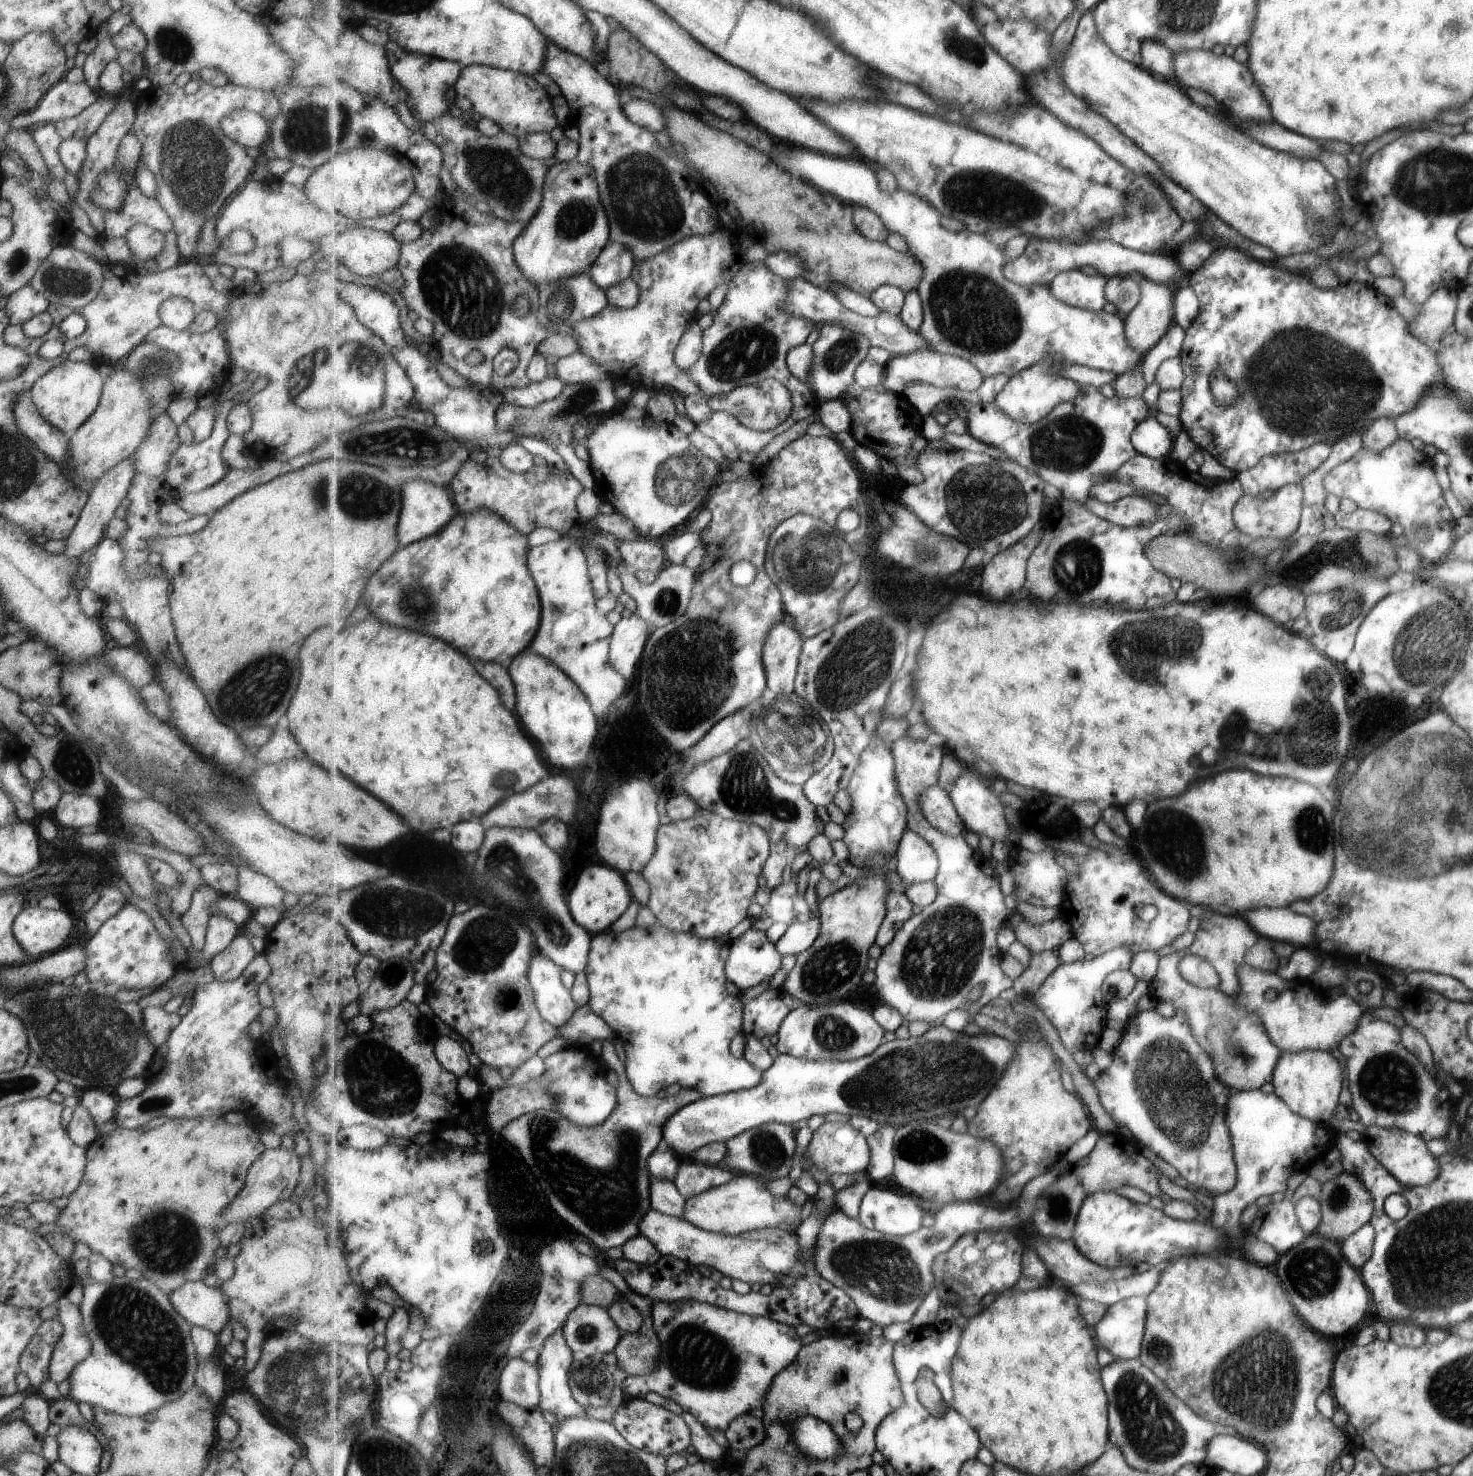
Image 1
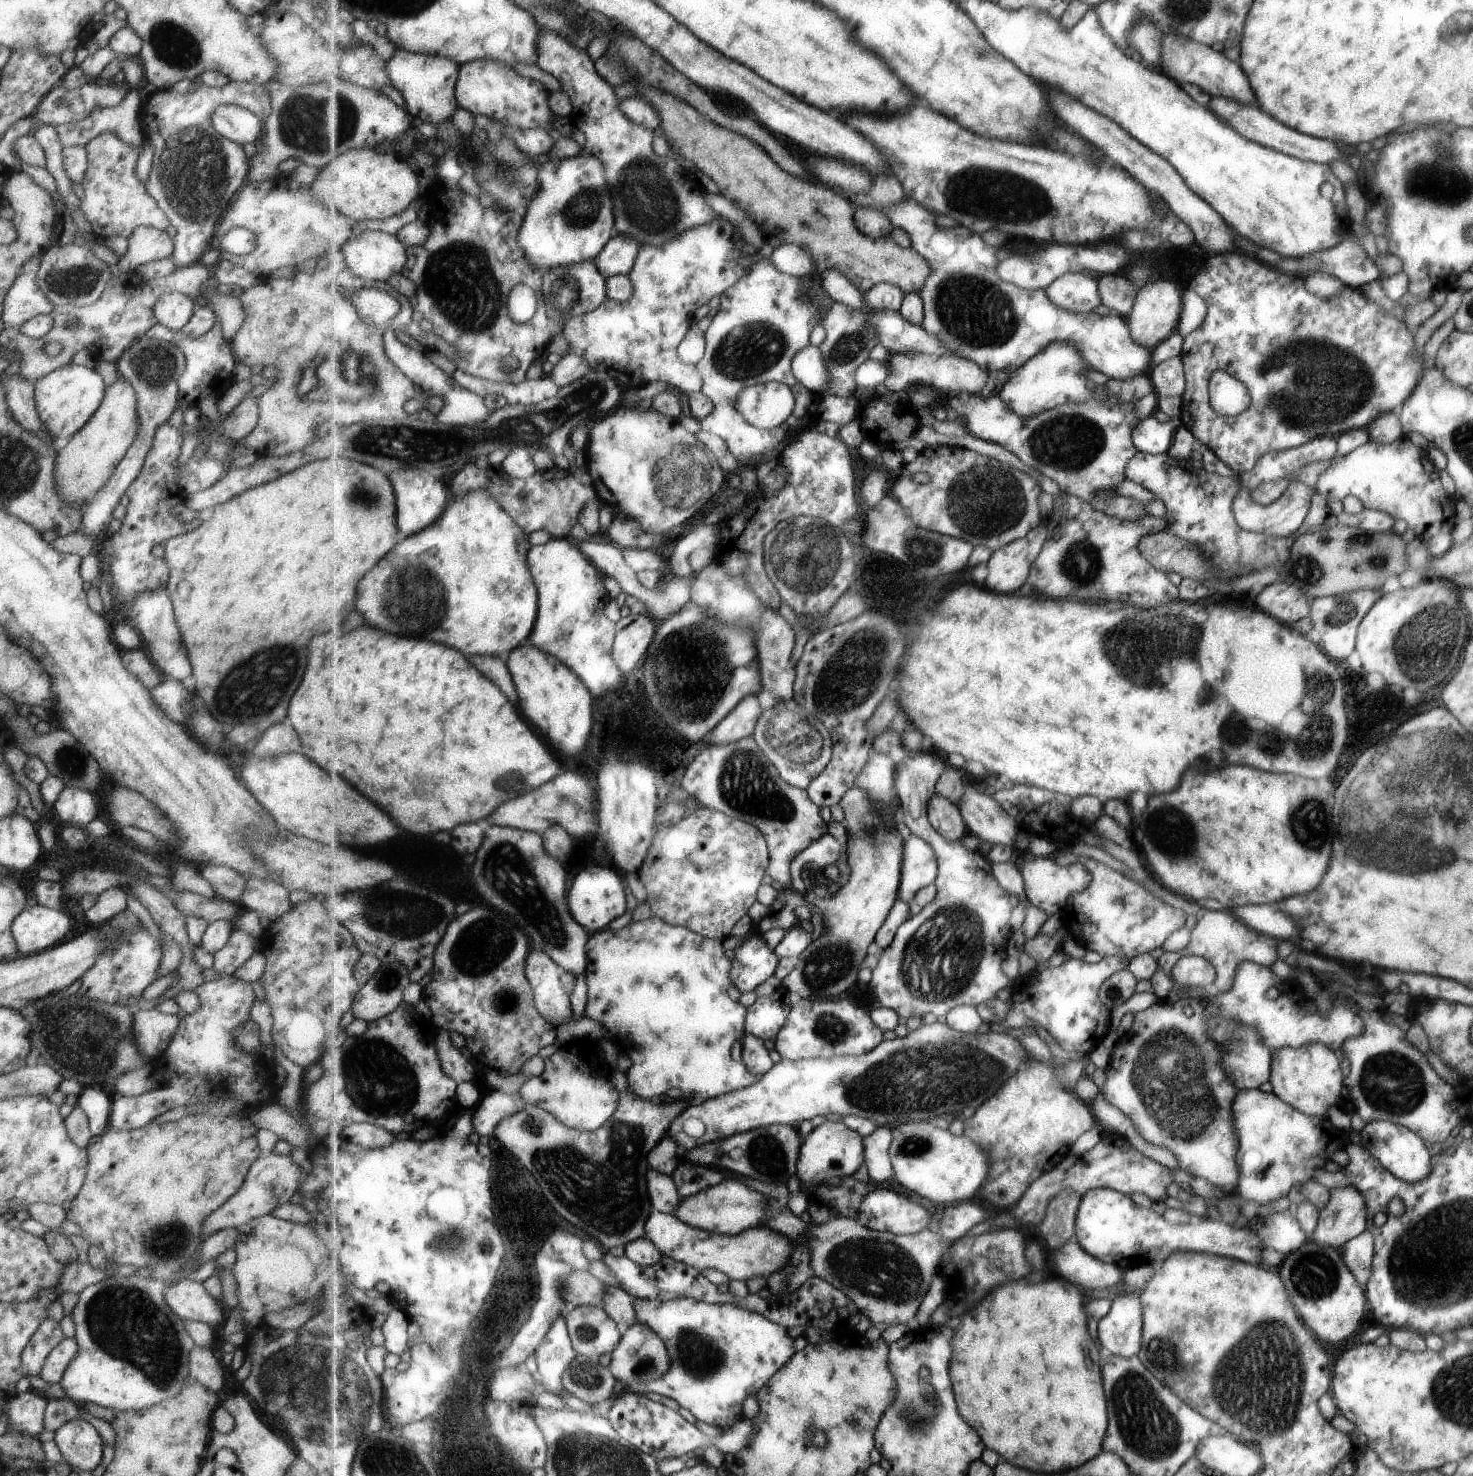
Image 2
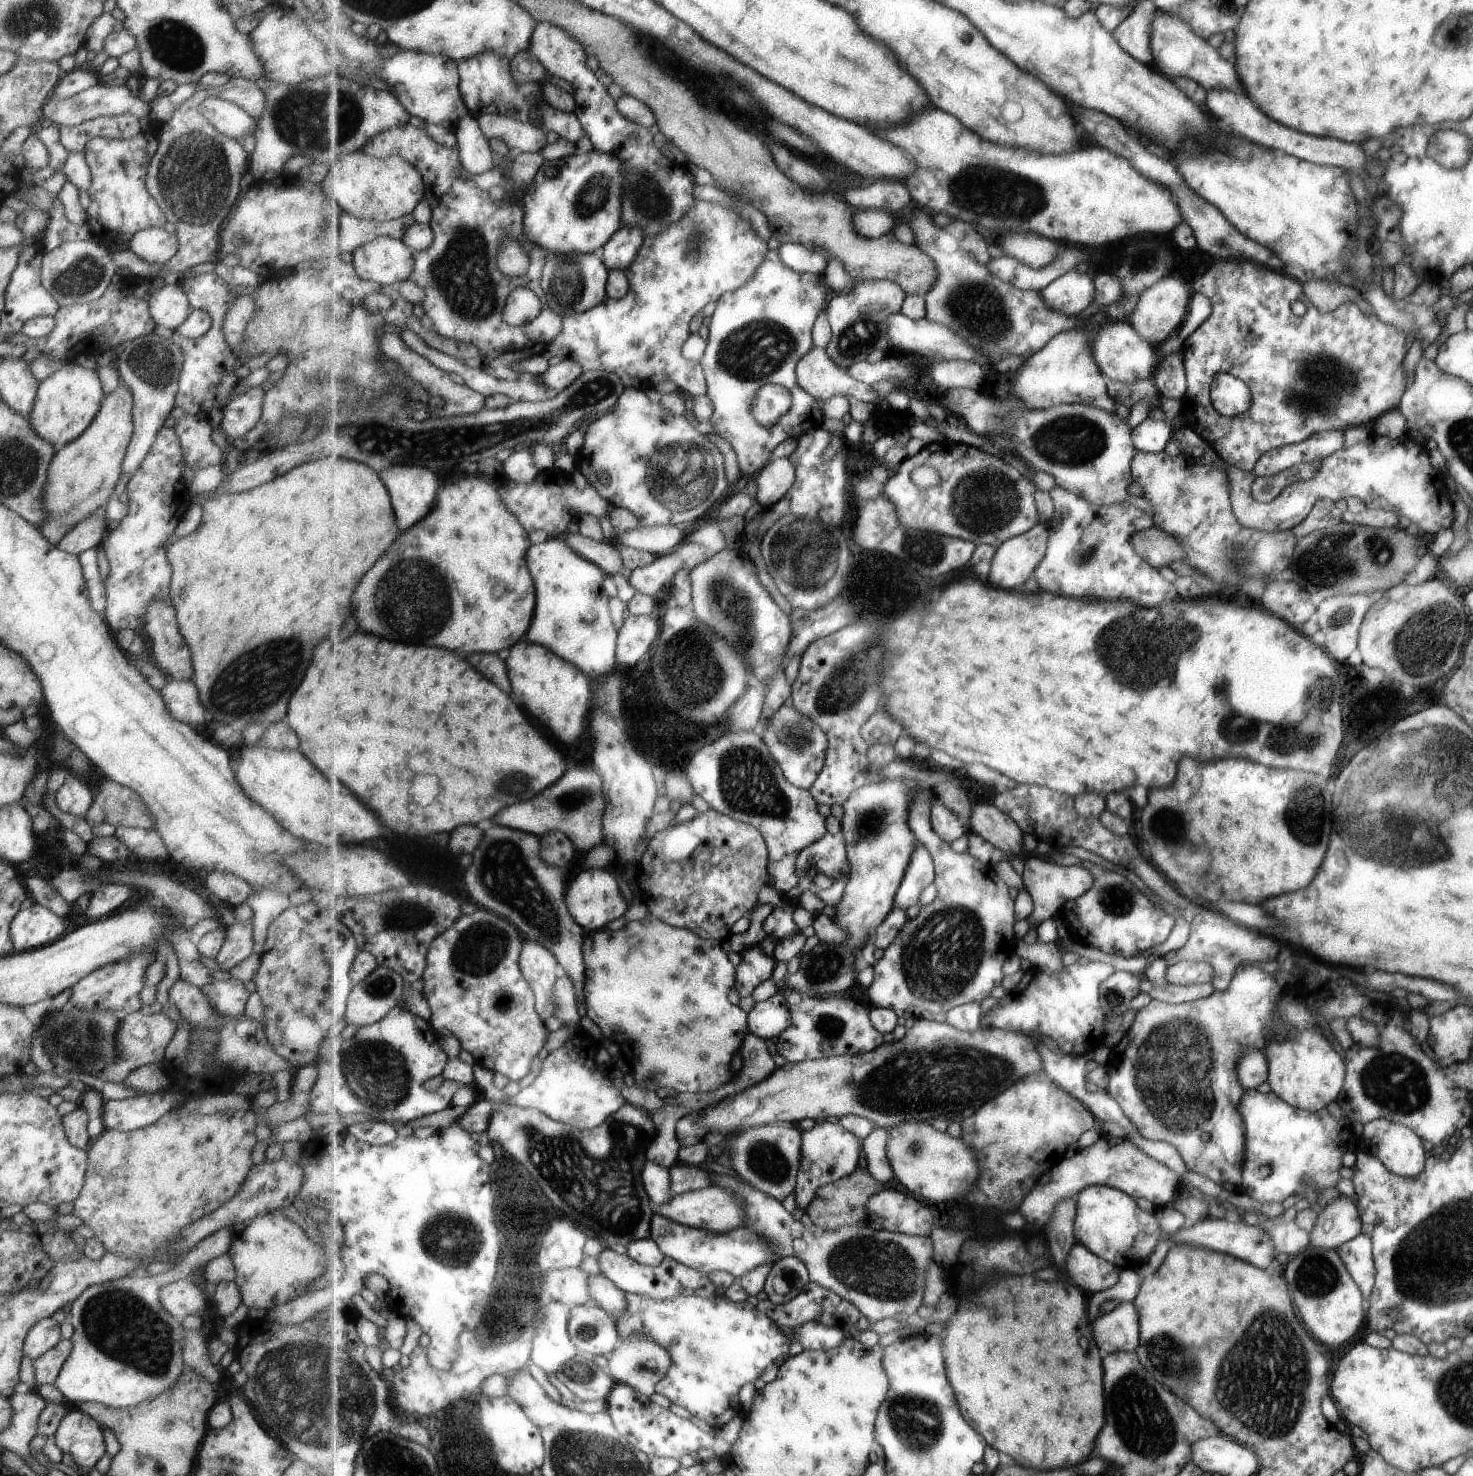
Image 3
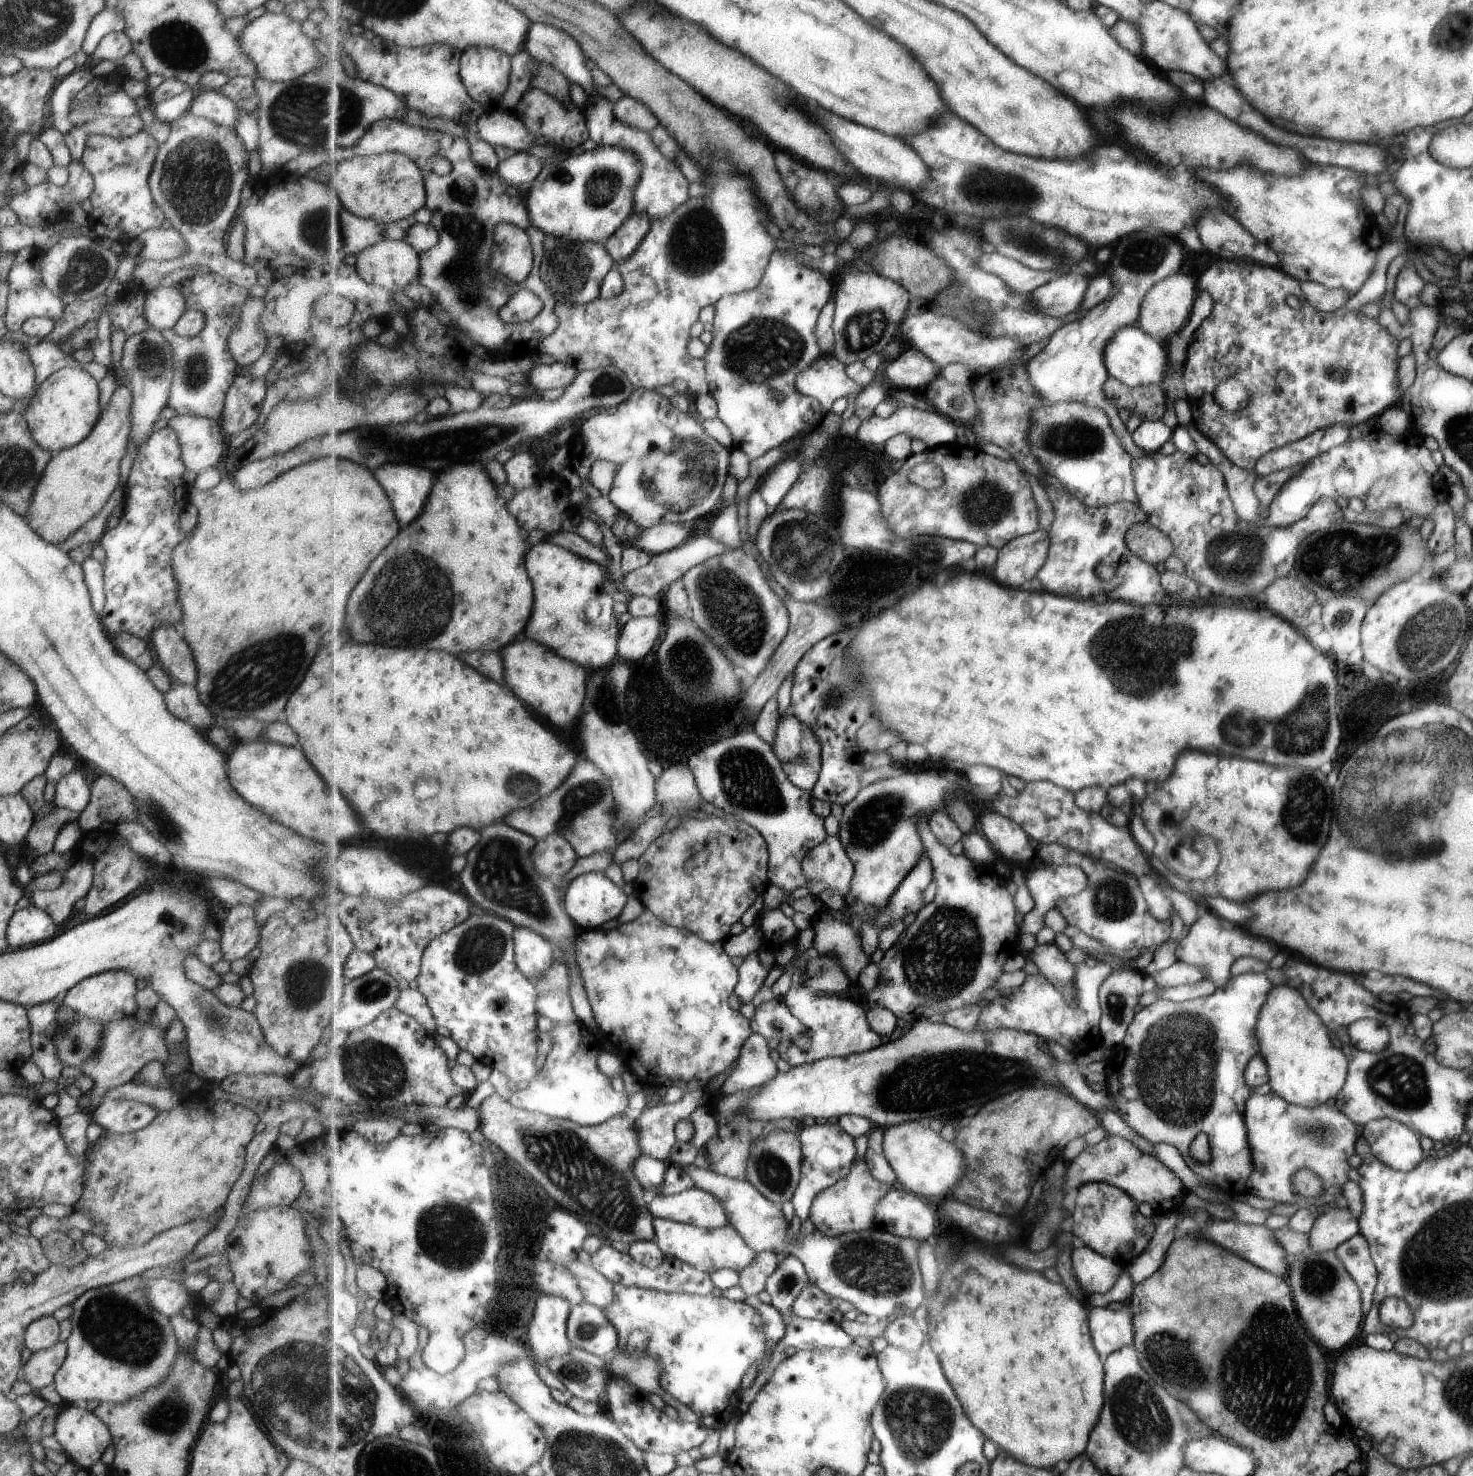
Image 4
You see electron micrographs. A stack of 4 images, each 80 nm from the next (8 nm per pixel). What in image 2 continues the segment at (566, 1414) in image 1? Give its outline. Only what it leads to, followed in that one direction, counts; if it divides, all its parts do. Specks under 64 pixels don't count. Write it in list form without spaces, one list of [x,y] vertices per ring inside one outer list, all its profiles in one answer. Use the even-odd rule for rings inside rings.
[[[573,1304],[567,1305],[556,1318],[550,1331],[541,1340],[535,1352],[539,1377],[543,1389],[558,1395],[565,1390],[563,1384],[563,1373],[567,1370],[573,1360],[577,1358],[573,1341],[568,1329],[568,1315],[575,1308]]]

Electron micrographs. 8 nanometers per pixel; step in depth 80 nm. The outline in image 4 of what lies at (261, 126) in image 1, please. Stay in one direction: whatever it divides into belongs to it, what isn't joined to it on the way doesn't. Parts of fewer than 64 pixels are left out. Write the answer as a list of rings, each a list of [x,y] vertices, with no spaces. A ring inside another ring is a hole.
[[[200,88],[193,90],[195,94],[189,107],[190,112],[233,131],[237,112],[239,112],[237,106],[218,91],[207,91]]]

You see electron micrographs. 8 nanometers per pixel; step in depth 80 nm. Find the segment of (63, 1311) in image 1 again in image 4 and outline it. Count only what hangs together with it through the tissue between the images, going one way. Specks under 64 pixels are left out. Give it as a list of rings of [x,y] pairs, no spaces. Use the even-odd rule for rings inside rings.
[[[57,1342],[51,1348],[31,1353],[21,1368],[24,1382],[27,1382],[32,1391],[35,1392],[52,1384],[53,1376],[63,1363],[65,1356],[67,1356],[67,1344],[65,1342]]]

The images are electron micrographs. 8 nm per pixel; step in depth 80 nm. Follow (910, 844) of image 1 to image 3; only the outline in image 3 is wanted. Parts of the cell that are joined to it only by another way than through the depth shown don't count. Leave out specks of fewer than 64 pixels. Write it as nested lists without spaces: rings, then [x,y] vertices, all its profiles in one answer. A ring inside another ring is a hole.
[[[920,842],[913,853],[912,862],[903,877],[901,886],[897,891],[895,907],[907,910],[915,904],[920,905],[920,896],[936,879],[936,862],[931,851]]]

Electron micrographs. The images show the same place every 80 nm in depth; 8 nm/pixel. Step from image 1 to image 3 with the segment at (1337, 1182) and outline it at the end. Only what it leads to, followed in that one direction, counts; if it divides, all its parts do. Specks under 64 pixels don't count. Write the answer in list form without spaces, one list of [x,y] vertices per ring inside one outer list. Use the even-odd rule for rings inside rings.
[[[1340,1195],[1317,1210],[1316,1222],[1309,1233],[1309,1246],[1334,1249],[1360,1233],[1360,1218],[1355,1201]]]

